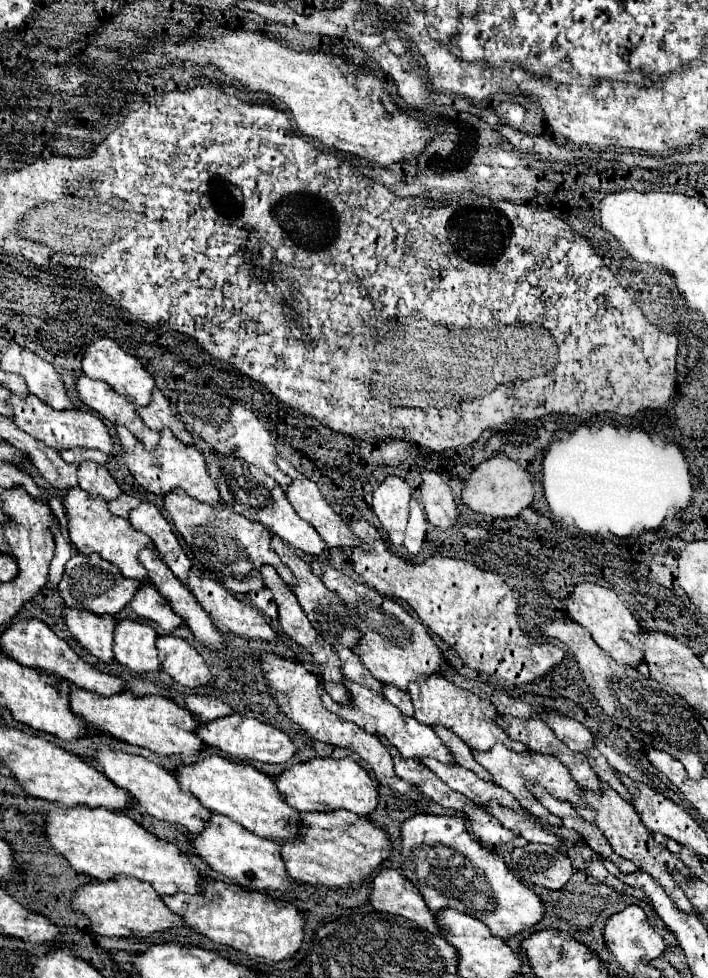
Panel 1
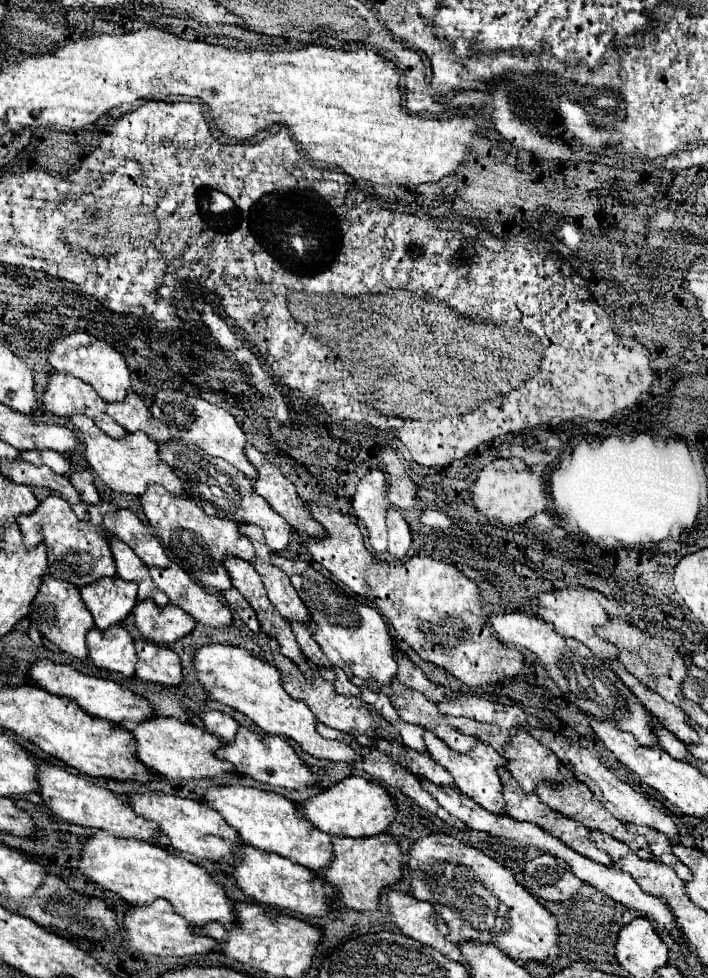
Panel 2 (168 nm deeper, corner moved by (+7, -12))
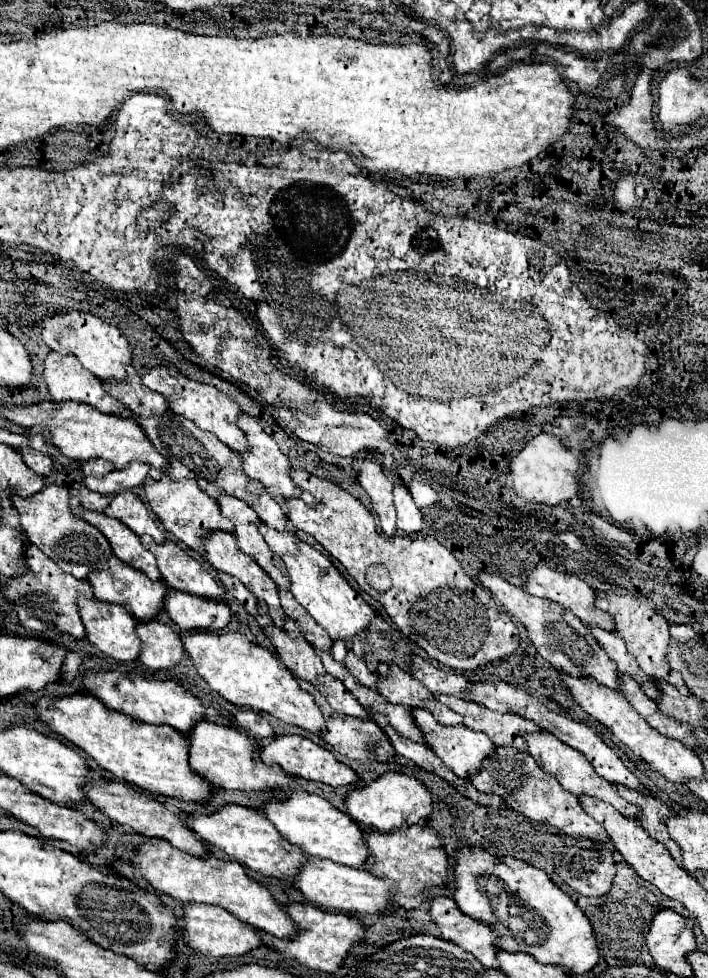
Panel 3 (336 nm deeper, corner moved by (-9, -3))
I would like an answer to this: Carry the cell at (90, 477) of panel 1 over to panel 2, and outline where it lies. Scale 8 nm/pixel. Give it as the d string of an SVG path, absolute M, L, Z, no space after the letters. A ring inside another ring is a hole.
M80 470L80 472L72 472L70 476L70 482L72 486L78 490L82 502L86 504L96 504L100 498L98 498L98 492L96 492L96 486L94 486L94 478L92 478L92 472L90 470Z

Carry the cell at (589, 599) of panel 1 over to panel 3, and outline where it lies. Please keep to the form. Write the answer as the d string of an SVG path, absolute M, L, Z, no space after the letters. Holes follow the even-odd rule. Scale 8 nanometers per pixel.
M540 565L540 567L536 567L532 573L528 573L528 579L526 579L524 589L526 589L530 595L534 595L534 597L550 599L550 601L562 605L564 609L572 611L578 619L582 619L582 621L584 621L586 625L590 625L590 627L600 627L600 629L606 629L606 631L614 631L614 627L616 627L616 625L614 625L614 619L612 619L608 613L604 613L604 611L600 611L600 609L594 607L596 591L594 591L586 581L582 581L580 577L576 577L576 575L572 575L572 573L558 573L558 571L550 569L550 567L542 567L542 565Z

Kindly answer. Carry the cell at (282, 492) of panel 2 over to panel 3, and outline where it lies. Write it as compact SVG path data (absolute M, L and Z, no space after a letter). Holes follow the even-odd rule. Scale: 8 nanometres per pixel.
M244 417L238 421L238 425L244 429L246 437L248 437L248 445L250 445L250 451L242 455L244 459L244 471L246 475L250 475L252 479L258 479L262 481L262 485L268 489L268 493L282 505L282 509L288 507L288 499L296 497L296 491L298 487L294 485L292 477L290 477L290 461L288 457L278 449L278 445L274 443L274 439L260 427L260 423L252 417Z

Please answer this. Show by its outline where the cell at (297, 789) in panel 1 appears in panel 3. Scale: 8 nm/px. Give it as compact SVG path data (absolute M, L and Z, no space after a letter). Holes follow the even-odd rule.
M384 773L378 779L374 779L366 787L356 787L346 795L346 809L348 815L362 823L362 827L370 827L382 833L396 831L402 825L414 825L426 819L432 813L432 797L430 791L418 783L412 775L404 773Z

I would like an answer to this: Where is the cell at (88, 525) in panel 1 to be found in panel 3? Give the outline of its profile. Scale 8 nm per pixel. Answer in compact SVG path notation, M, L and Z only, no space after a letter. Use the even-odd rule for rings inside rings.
M48 485L34 497L12 497L14 507L20 513L20 527L26 533L28 541L34 543L42 553L50 555L54 563L64 573L72 573L80 579L86 579L92 571L104 567L104 563L112 557L112 547L108 539L88 521L74 515L76 501L68 487L62 485Z

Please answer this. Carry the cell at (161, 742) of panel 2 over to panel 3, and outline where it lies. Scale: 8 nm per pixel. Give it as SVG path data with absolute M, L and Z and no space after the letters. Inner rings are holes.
M200 721L186 733L190 741L190 767L208 779L216 787L226 789L244 789L244 791L258 791L258 789L288 789L292 777L288 777L280 767L262 763L258 755L258 741L248 737L244 731L236 731L234 727L216 725L212 721Z

